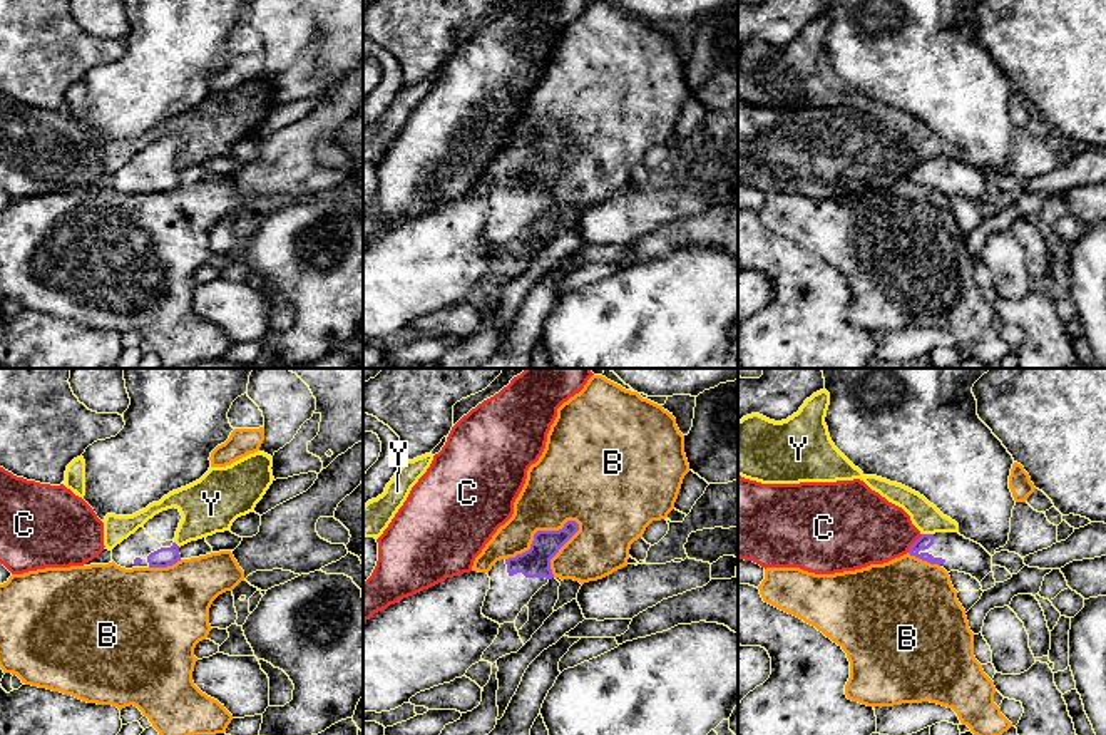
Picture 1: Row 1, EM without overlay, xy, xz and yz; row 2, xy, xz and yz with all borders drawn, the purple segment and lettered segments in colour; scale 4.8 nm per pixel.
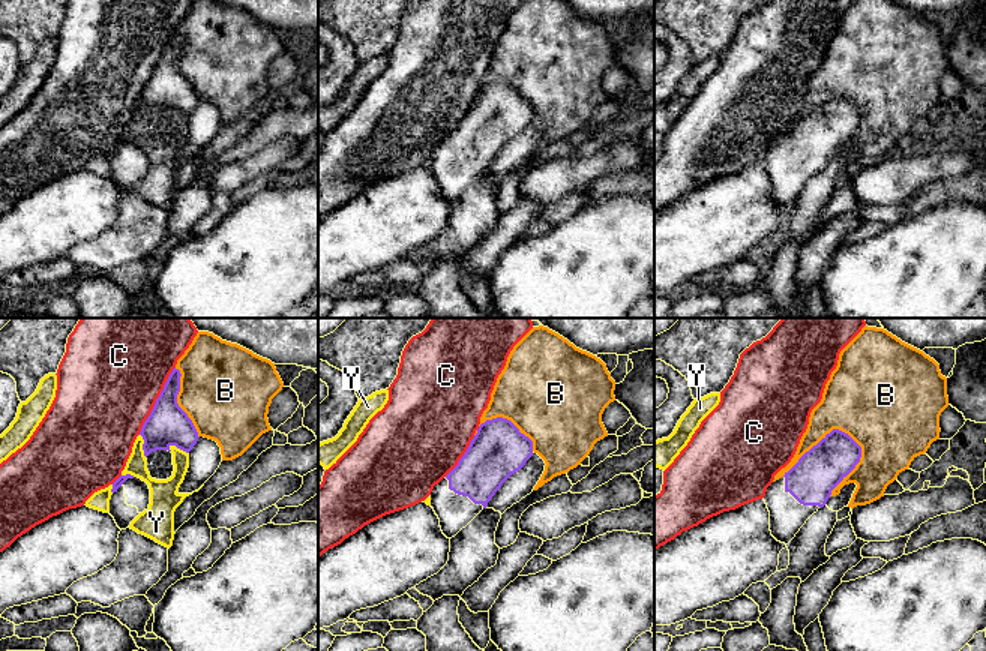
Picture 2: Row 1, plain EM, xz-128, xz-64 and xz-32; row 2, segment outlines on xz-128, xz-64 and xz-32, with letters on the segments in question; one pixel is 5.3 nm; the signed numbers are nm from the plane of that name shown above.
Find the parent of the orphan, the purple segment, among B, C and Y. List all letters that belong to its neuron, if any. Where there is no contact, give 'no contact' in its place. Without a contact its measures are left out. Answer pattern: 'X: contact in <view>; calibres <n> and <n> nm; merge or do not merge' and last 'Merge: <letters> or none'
B: contact in xz; calibres 140 and 340 nm; do not merge
C: contact in yz; calibres 70 and 340 nm; do not merge
Y: contact in yz; calibres 70 and 140 nm; do not merge
Merge: none

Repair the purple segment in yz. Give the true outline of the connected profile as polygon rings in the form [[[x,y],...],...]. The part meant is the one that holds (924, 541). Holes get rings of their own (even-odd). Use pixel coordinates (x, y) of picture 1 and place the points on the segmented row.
[[[957,532],[922,534],[909,549],[930,564],[939,564],[947,573],[970,574],[979,583],[992,573],[992,556],[977,542]]]

